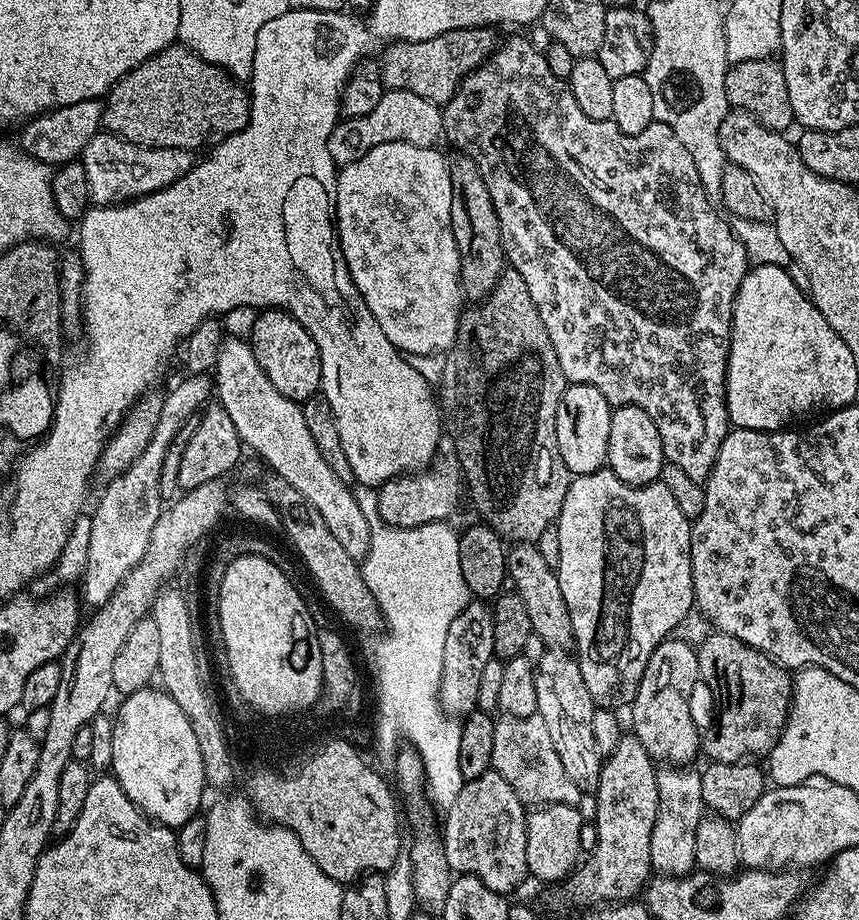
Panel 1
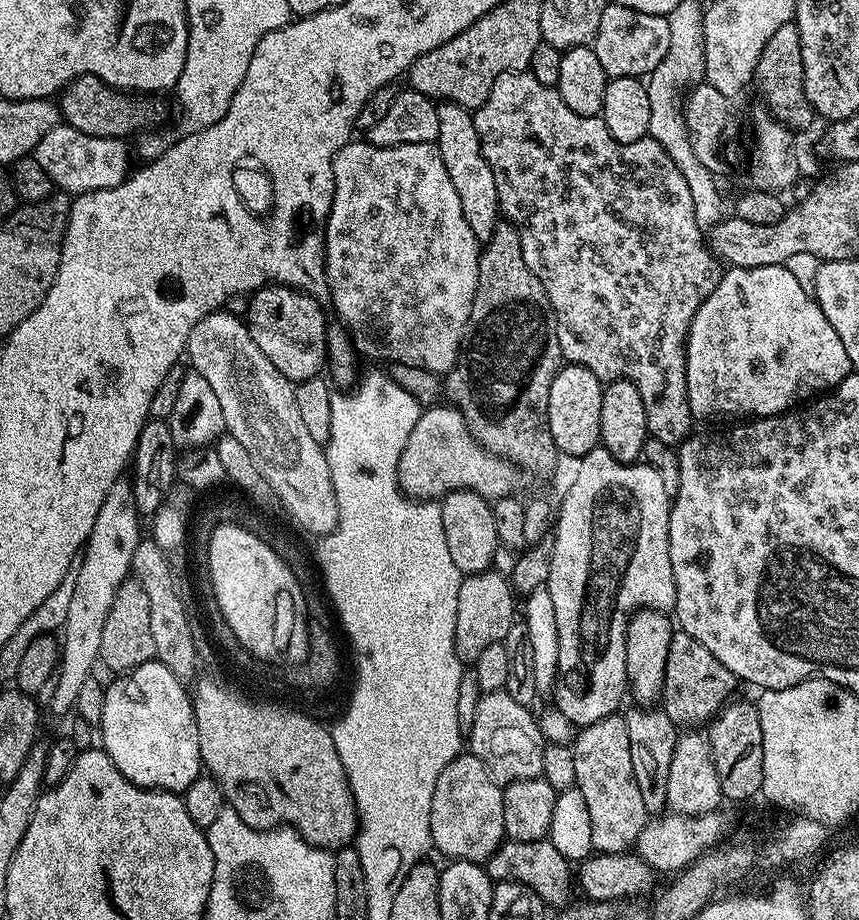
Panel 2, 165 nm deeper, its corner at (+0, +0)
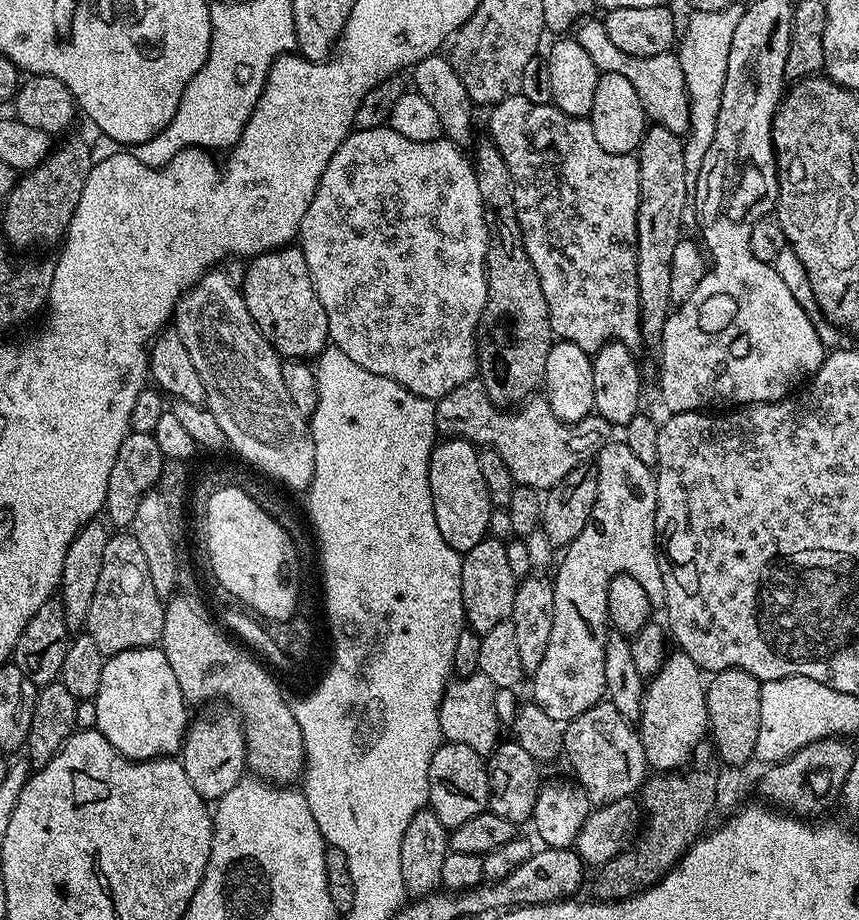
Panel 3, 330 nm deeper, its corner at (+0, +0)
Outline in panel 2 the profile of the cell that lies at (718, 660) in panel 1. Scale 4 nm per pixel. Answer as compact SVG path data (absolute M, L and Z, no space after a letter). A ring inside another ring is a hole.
M673 631L670 650L666 654L666 674L662 693L662 711L677 726L704 726L719 714L721 708L737 695L738 681L702 642L690 634Z

